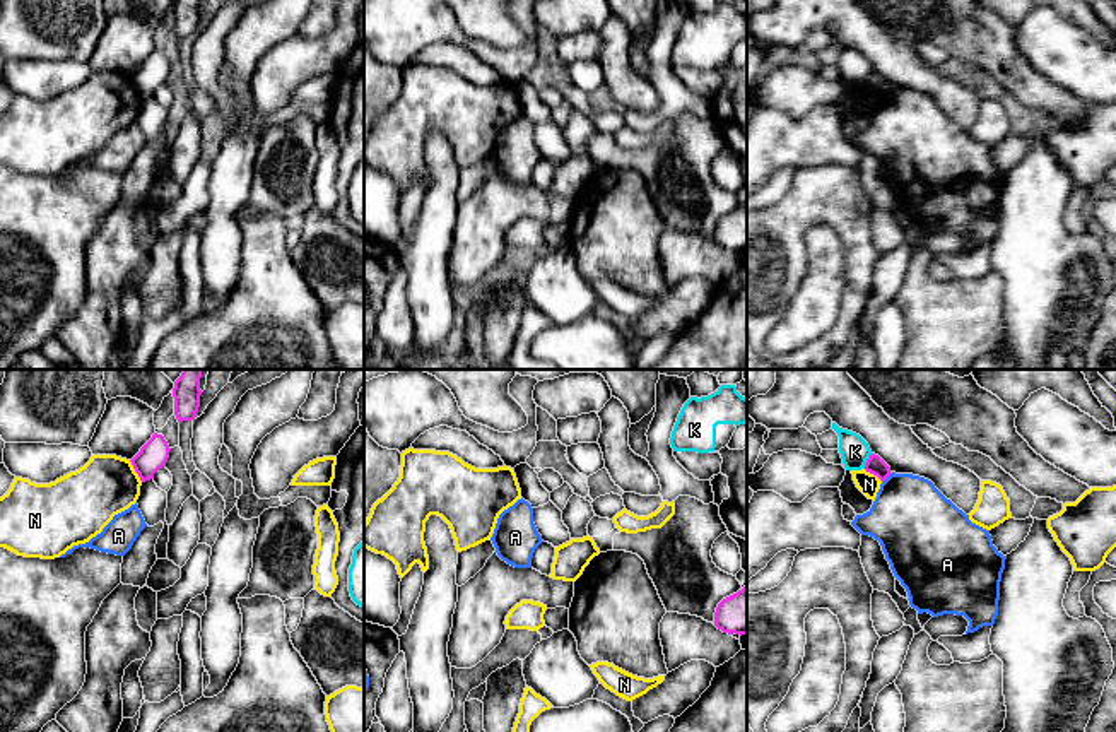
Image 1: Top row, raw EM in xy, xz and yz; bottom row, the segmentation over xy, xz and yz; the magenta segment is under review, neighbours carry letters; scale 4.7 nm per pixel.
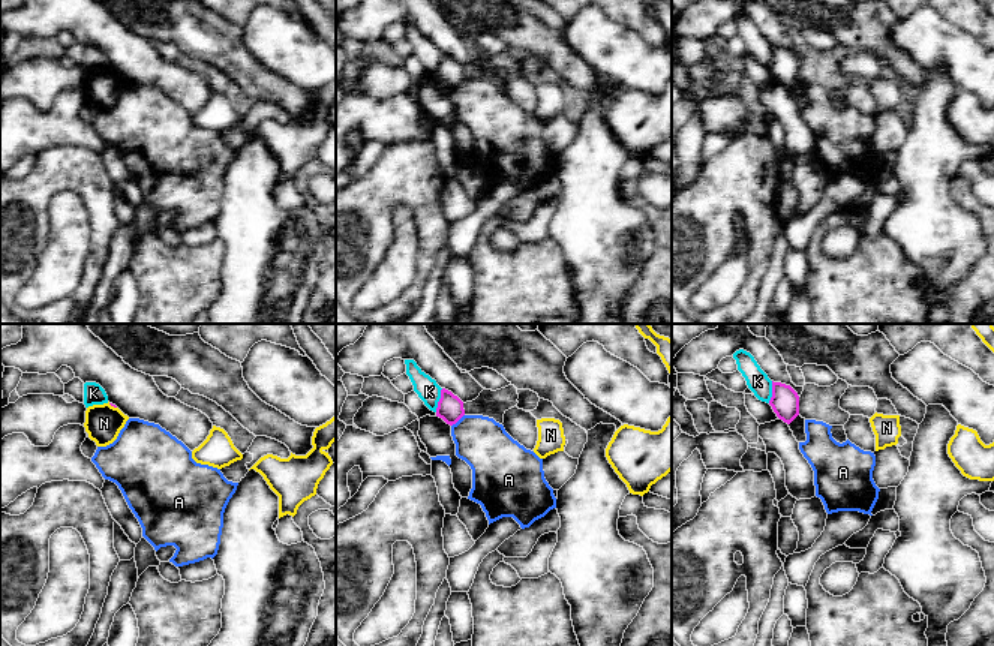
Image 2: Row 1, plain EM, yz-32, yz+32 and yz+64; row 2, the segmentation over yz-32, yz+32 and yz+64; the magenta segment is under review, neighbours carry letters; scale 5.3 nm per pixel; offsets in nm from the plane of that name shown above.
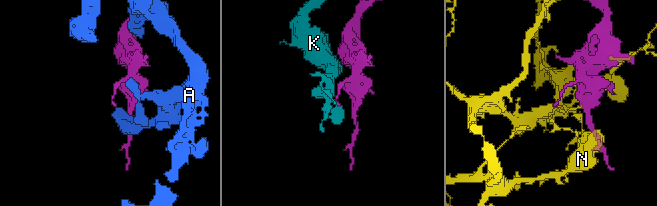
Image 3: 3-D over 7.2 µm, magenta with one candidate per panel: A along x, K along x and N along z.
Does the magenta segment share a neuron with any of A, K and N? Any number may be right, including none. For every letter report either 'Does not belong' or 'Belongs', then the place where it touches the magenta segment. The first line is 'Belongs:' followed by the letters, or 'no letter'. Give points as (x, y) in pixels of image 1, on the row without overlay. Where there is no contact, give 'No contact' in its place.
Belongs: no letter
A: Does not belong. Touches magenta at yz (887, 93)
K: Does not belong. Touches magenta at yz (867, 77)
N: Does not belong. Touches magenta at xy (135, 88)

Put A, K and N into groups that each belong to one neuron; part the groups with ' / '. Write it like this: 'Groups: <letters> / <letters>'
Groups: A / K / N

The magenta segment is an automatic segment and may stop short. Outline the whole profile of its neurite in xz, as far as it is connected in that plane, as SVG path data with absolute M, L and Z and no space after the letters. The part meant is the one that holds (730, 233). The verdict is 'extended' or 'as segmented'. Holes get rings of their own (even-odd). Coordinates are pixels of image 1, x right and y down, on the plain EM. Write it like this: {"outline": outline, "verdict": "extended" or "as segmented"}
{"outline": "M747 204L718 221L714 243L728 251L747 251Z", "verdict": "as segmented"}

